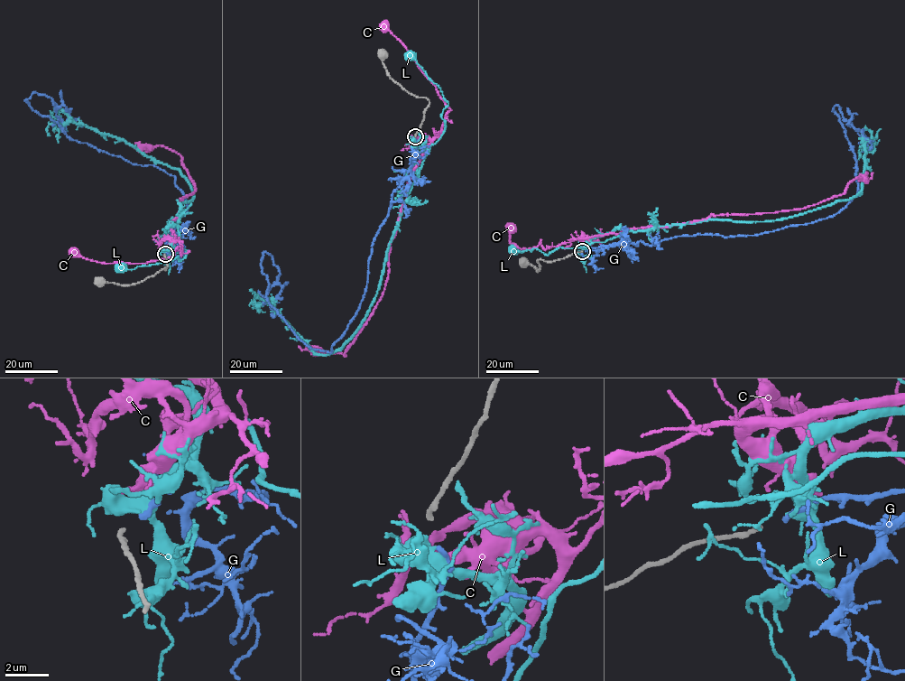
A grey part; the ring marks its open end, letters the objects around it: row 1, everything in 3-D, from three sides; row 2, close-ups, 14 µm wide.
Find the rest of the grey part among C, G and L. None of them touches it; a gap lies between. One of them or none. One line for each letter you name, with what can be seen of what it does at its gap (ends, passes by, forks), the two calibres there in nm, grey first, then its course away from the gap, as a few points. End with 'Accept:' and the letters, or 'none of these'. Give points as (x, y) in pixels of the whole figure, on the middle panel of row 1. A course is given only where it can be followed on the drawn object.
G: It ends there. Thickness 200 nm (grey) against 200 nm. Its course: (416, 139), (359, 306), (330, 352), (298, 339), (268, 303), (263, 252), (280, 274), (274, 315)
Accept: G

